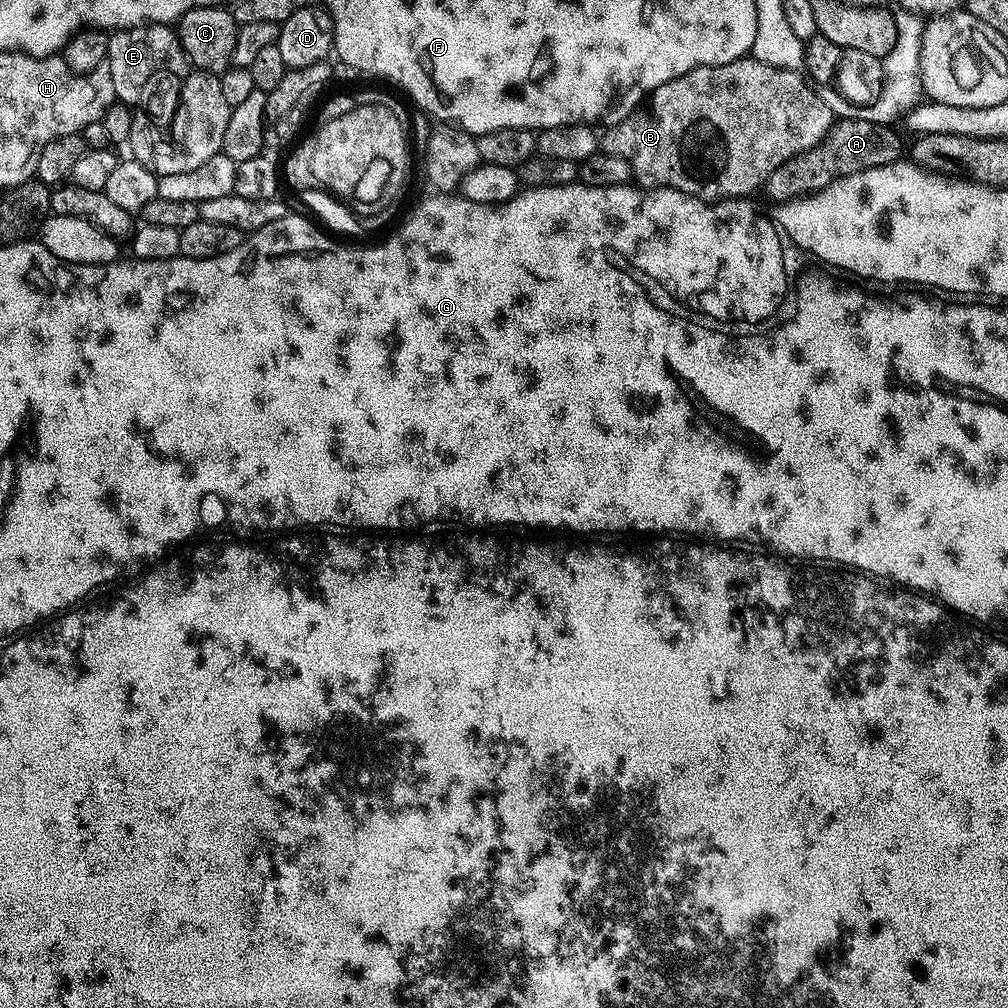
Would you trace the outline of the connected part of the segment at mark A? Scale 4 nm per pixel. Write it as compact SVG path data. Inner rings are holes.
M837 119L832 129L810 150L778 166L778 170L774 170L770 178L766 178L766 182L762 185L762 192L773 200L773 205L783 206L797 198L822 191L838 178L846 178L850 174L858 174L862 170L870 170L878 166L895 164L901 159L902 152L900 152L900 136L893 128L872 121Z

